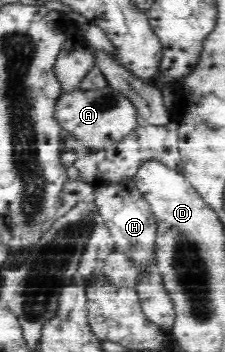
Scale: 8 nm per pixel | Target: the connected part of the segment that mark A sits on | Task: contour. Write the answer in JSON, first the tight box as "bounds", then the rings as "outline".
{"bounds":[56,86,140,150],"outline":[[[110,86],[102,88],[102,90],[80,91],[74,95],[62,94],[57,102],[56,117],[63,128],[75,135],[79,141],[92,144],[93,148],[100,148],[100,150],[122,140],[140,122],[135,104]]]}

